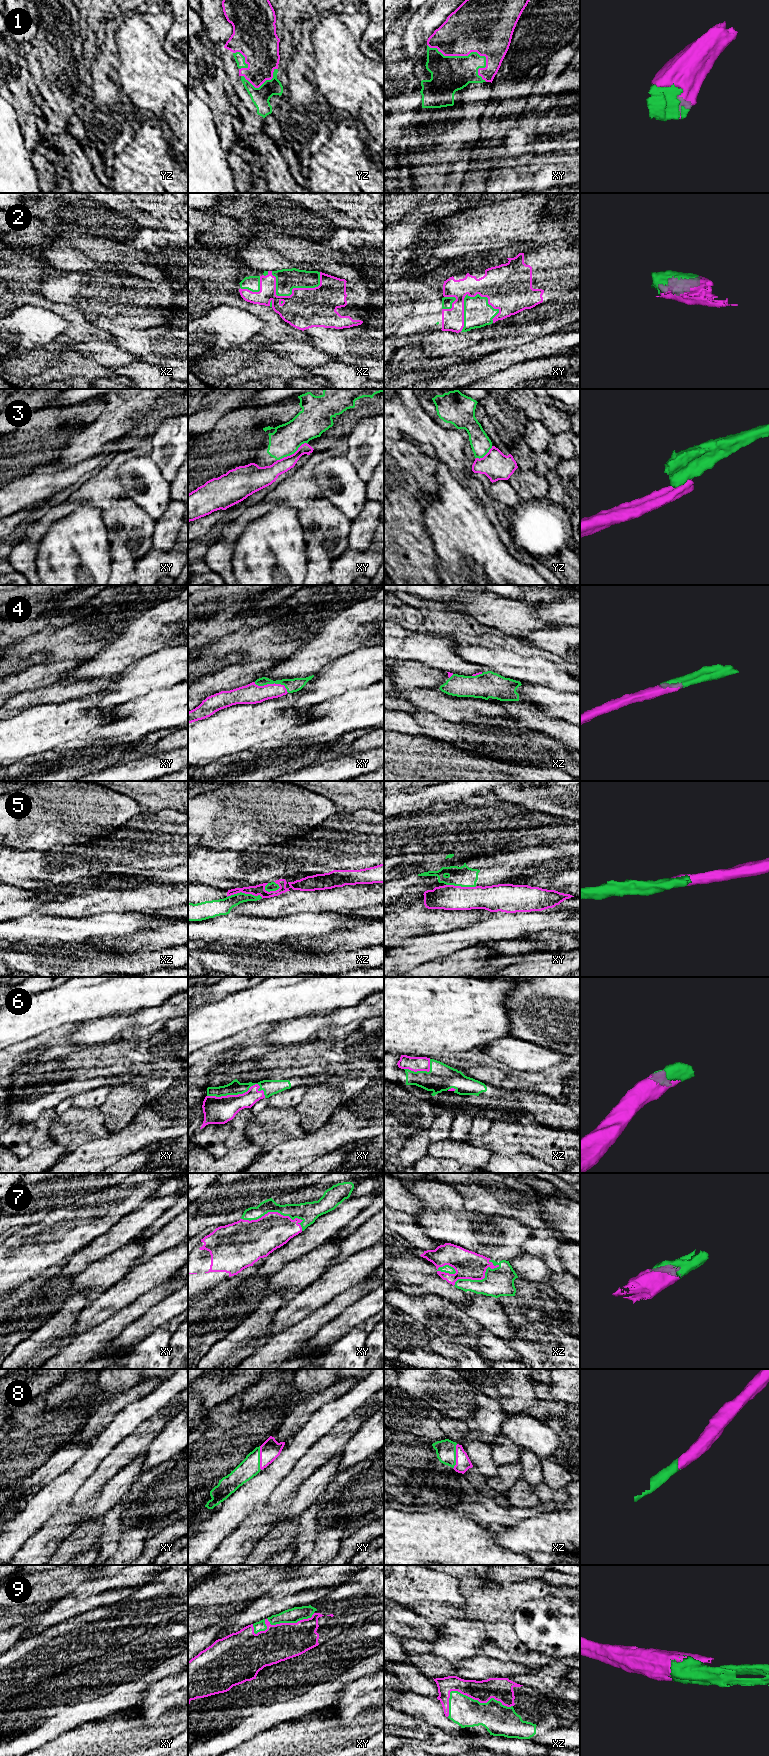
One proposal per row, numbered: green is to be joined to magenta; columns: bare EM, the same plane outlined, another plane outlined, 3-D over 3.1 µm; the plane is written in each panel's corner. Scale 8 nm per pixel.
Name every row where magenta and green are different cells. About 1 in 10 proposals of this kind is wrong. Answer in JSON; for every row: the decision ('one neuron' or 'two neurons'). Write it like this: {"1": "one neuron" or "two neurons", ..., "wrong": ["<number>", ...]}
{"1": "one neuron", "2": "one neuron", "3": "two neurons", "4": "one neuron", "5": "two neurons", "6": "one neuron", "7": "one neuron", "8": "one neuron", "9": "one neuron", "wrong": ["3", "5"]}

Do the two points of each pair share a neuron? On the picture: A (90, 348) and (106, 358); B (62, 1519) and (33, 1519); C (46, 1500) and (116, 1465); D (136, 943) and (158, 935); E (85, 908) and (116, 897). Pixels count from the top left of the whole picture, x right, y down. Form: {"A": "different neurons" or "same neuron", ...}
{"A": "same neuron", "B": "different neurons", "C": "different neurons", "D": "same neuron", "E": "same neuron"}

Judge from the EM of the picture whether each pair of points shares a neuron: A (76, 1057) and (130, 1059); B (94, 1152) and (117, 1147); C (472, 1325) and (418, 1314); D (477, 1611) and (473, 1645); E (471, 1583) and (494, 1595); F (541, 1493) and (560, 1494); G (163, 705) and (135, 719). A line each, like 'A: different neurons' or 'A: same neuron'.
A: same neuron
B: same neuron
C: same neuron
D: different neurons
E: same neuron
F: same neuron
G: same neuron

